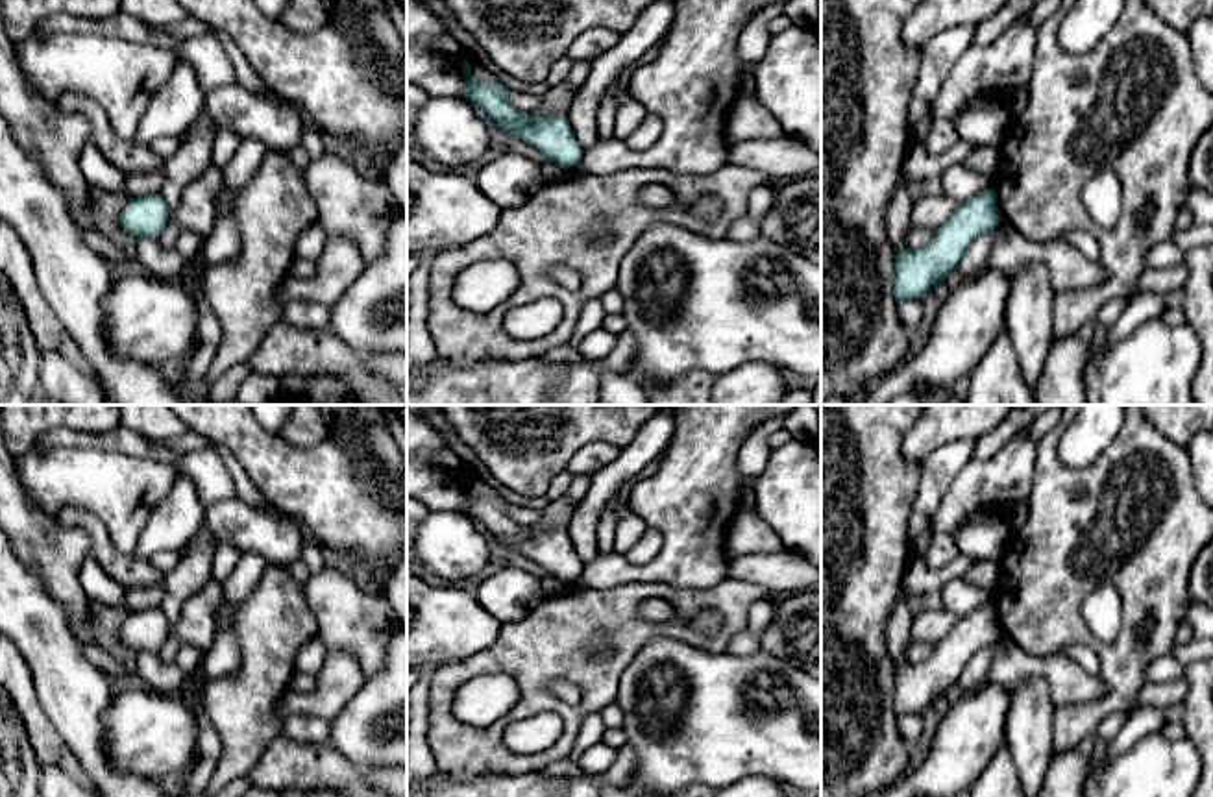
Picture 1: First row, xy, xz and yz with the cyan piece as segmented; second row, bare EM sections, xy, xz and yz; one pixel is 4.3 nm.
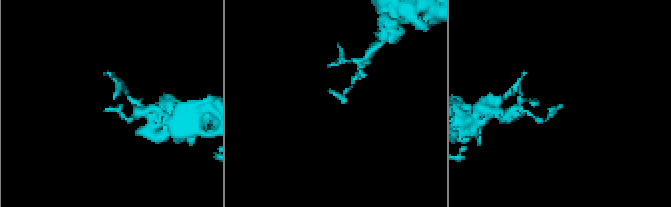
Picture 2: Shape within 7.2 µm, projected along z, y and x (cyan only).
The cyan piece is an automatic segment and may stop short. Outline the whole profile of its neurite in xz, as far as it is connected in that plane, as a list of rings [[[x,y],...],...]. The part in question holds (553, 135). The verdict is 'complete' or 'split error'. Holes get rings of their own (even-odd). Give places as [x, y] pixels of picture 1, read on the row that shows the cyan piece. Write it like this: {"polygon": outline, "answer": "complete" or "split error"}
{"polygon": [[[462,63],[464,98],[472,102],[492,126],[503,126],[507,133],[521,139],[542,152],[545,161],[568,170],[582,159],[582,146],[577,142],[568,115],[529,116],[514,107],[508,91],[499,81],[477,83],[472,78],[470,63]]], "answer": "complete"}

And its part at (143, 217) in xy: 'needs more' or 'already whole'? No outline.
already whole

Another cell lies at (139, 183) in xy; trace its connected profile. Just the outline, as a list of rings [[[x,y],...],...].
[[[163,168],[155,172],[133,172],[126,176],[126,192],[135,196],[159,194],[165,183]]]

